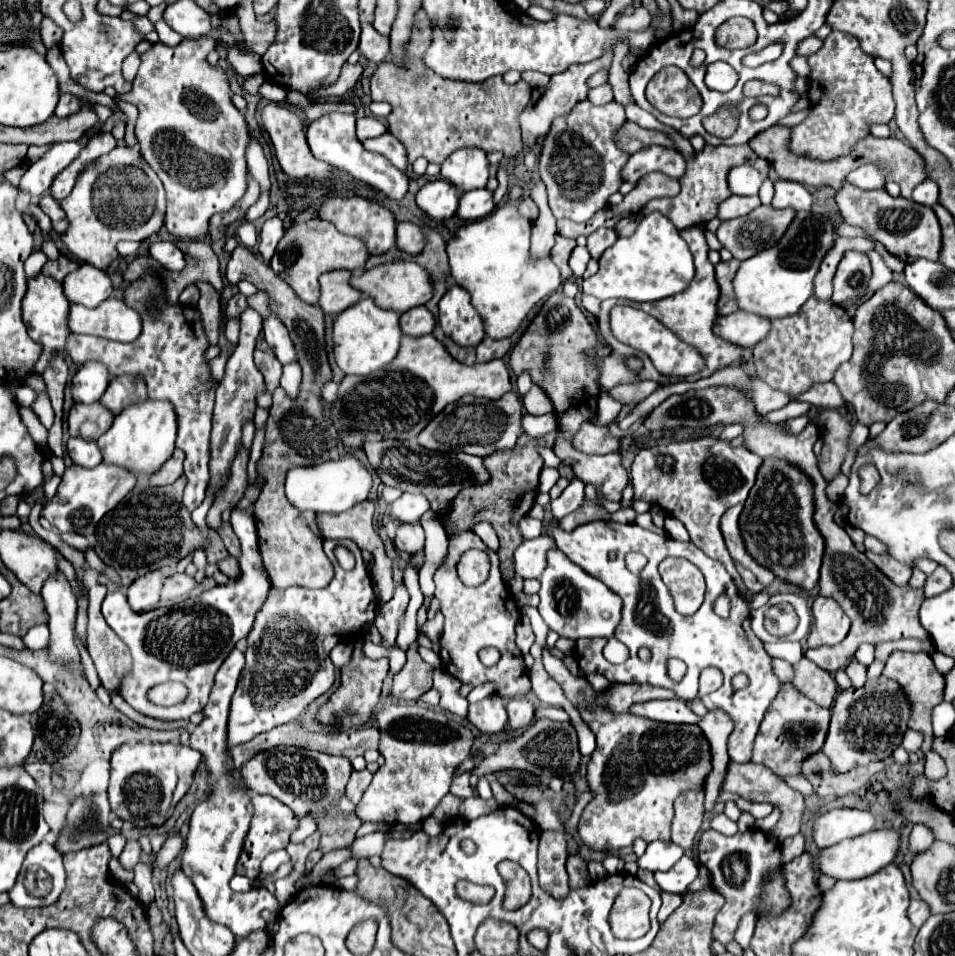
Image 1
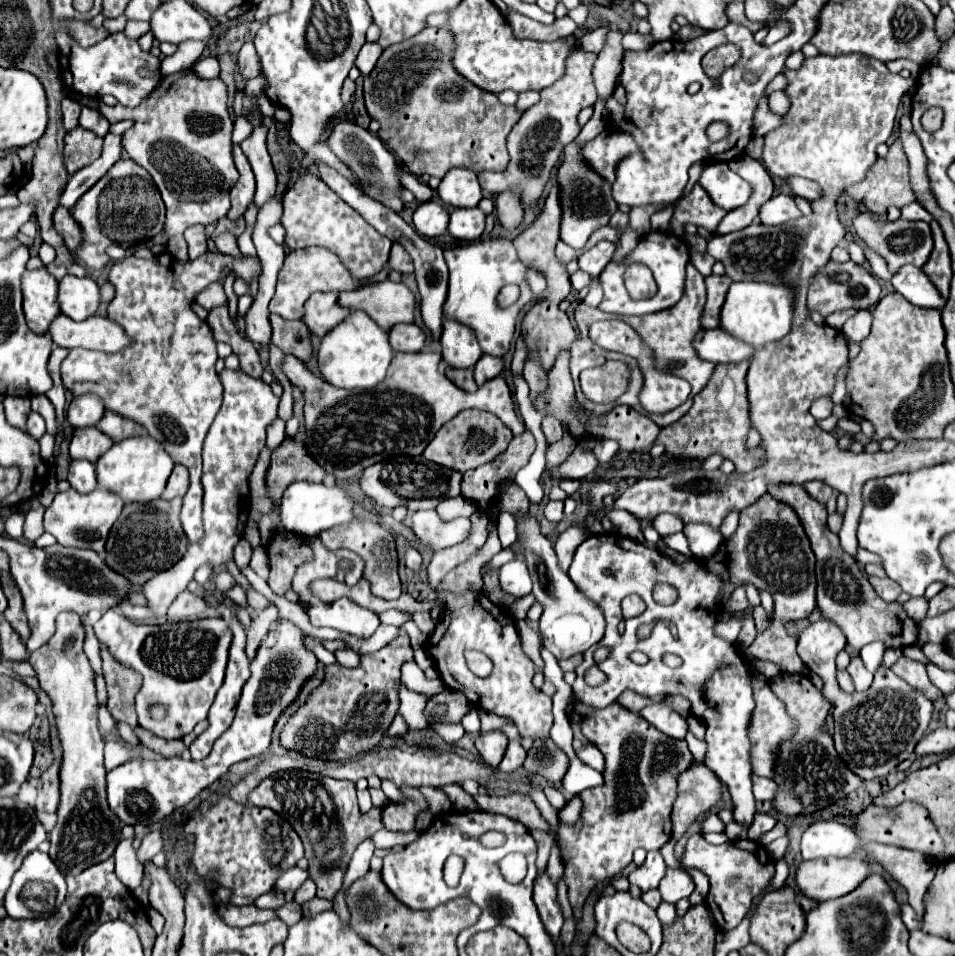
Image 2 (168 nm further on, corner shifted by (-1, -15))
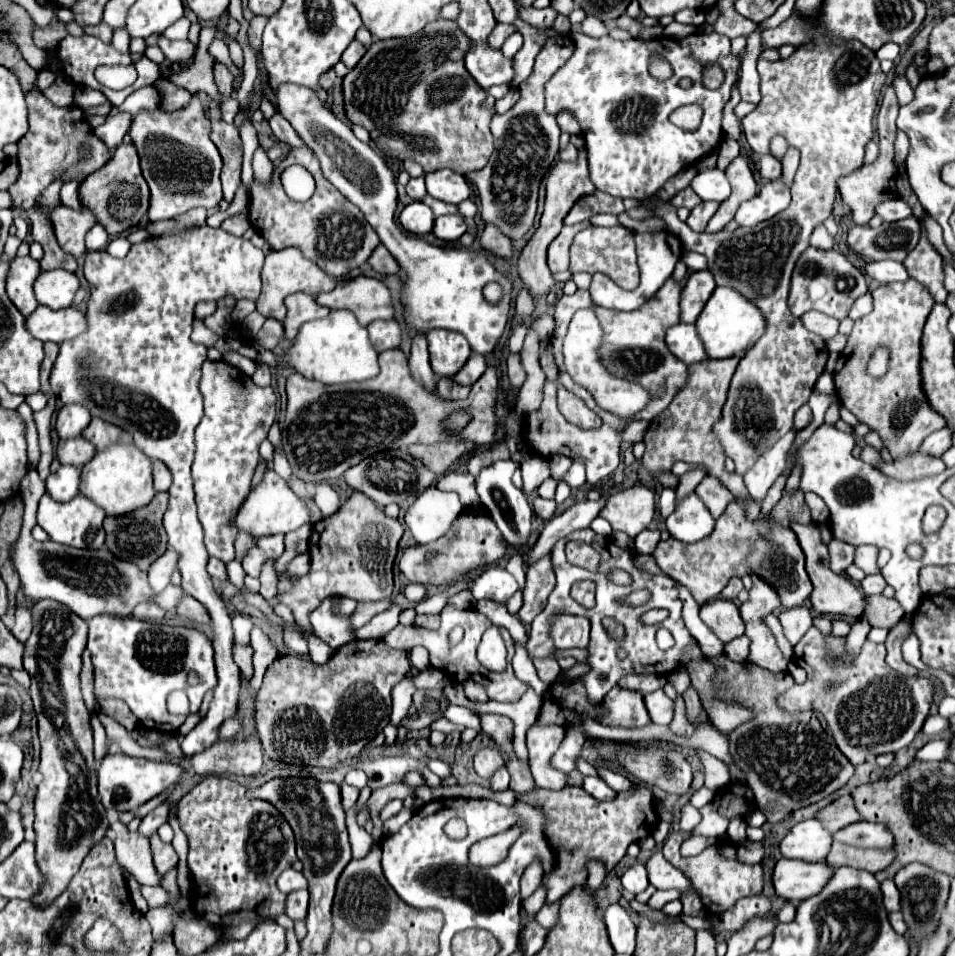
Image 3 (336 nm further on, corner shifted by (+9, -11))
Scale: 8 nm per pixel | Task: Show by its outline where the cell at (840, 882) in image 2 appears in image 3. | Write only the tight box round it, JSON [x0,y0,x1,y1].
[773,858,835,902]

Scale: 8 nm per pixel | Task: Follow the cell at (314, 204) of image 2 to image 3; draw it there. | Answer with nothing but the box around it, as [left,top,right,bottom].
[249,148,379,278]

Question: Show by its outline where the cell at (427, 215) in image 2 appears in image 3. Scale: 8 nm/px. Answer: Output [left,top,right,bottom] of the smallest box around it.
[399,202,435,236]

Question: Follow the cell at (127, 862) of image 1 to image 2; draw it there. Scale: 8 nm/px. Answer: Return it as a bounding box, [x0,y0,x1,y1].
[137,832,163,862]

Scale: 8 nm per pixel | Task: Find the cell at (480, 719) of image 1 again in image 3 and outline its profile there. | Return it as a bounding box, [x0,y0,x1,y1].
[475,746,505,780]

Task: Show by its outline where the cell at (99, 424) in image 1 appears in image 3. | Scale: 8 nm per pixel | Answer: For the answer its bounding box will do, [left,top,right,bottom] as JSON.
[57,436,97,468]

